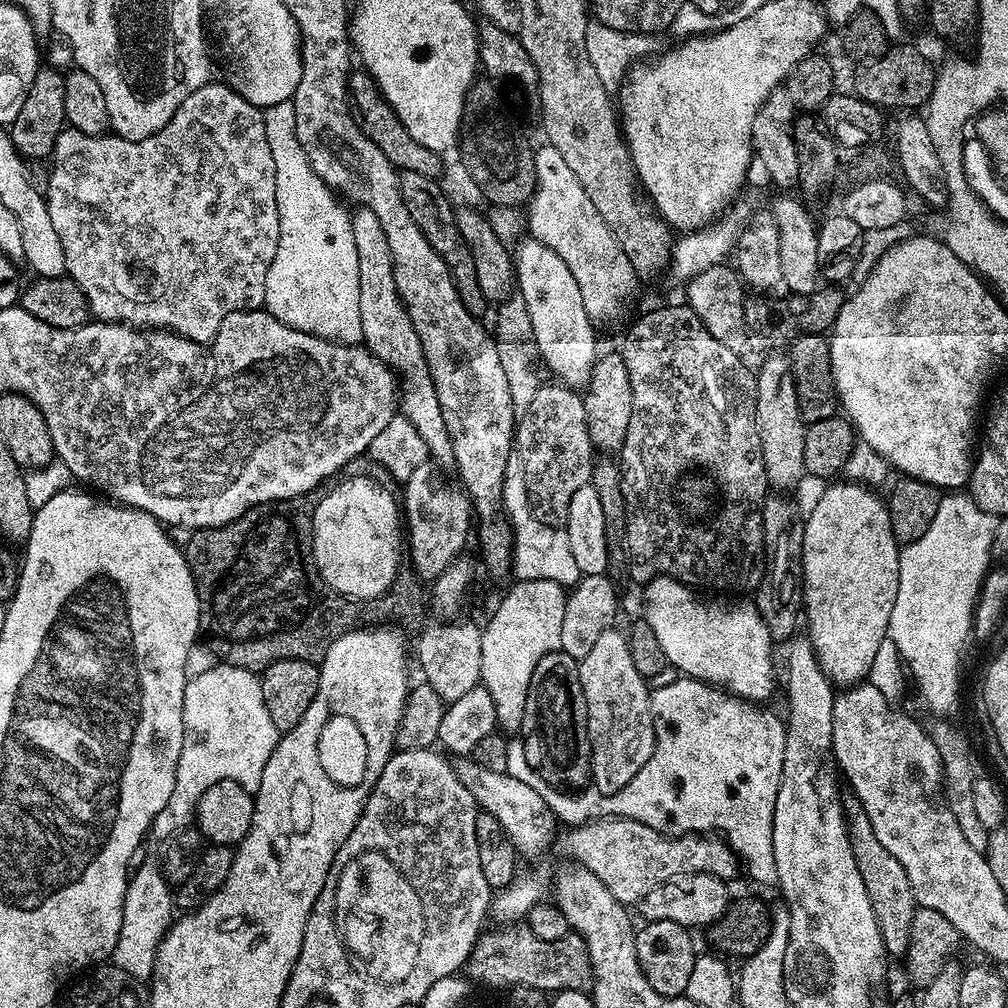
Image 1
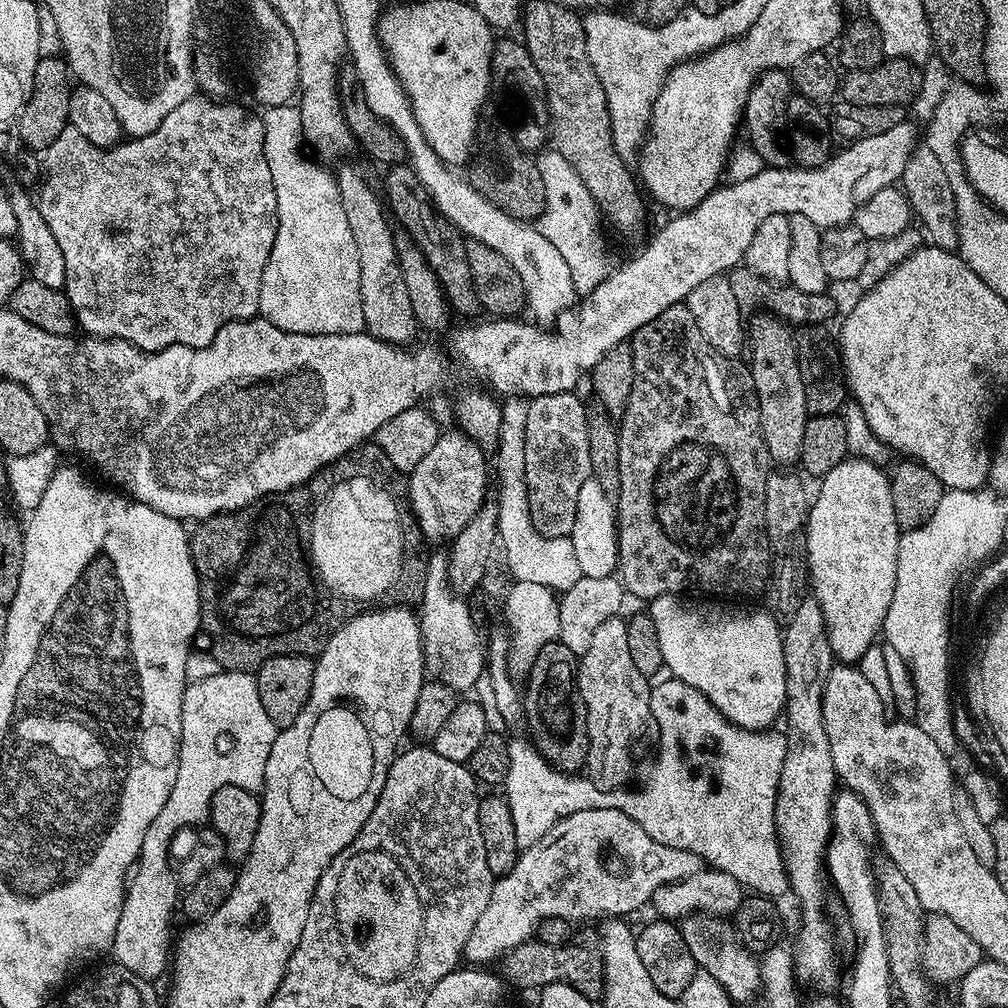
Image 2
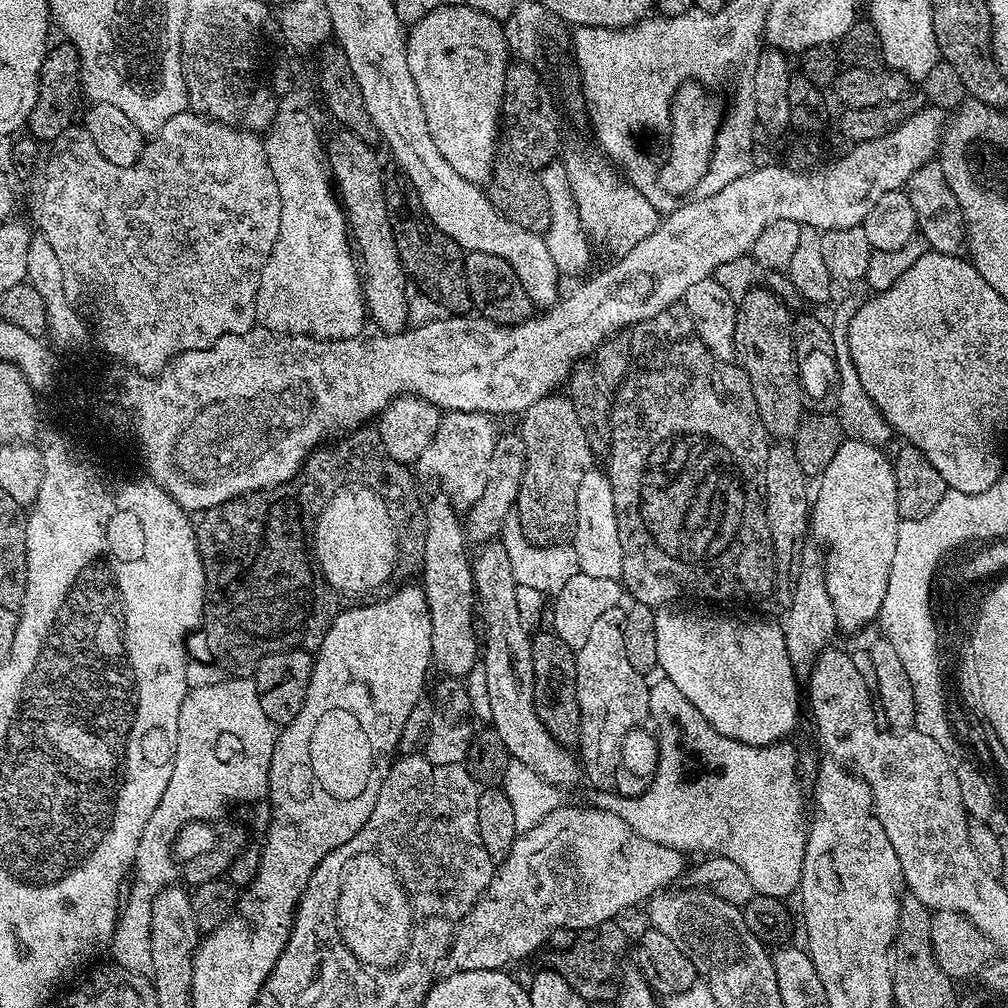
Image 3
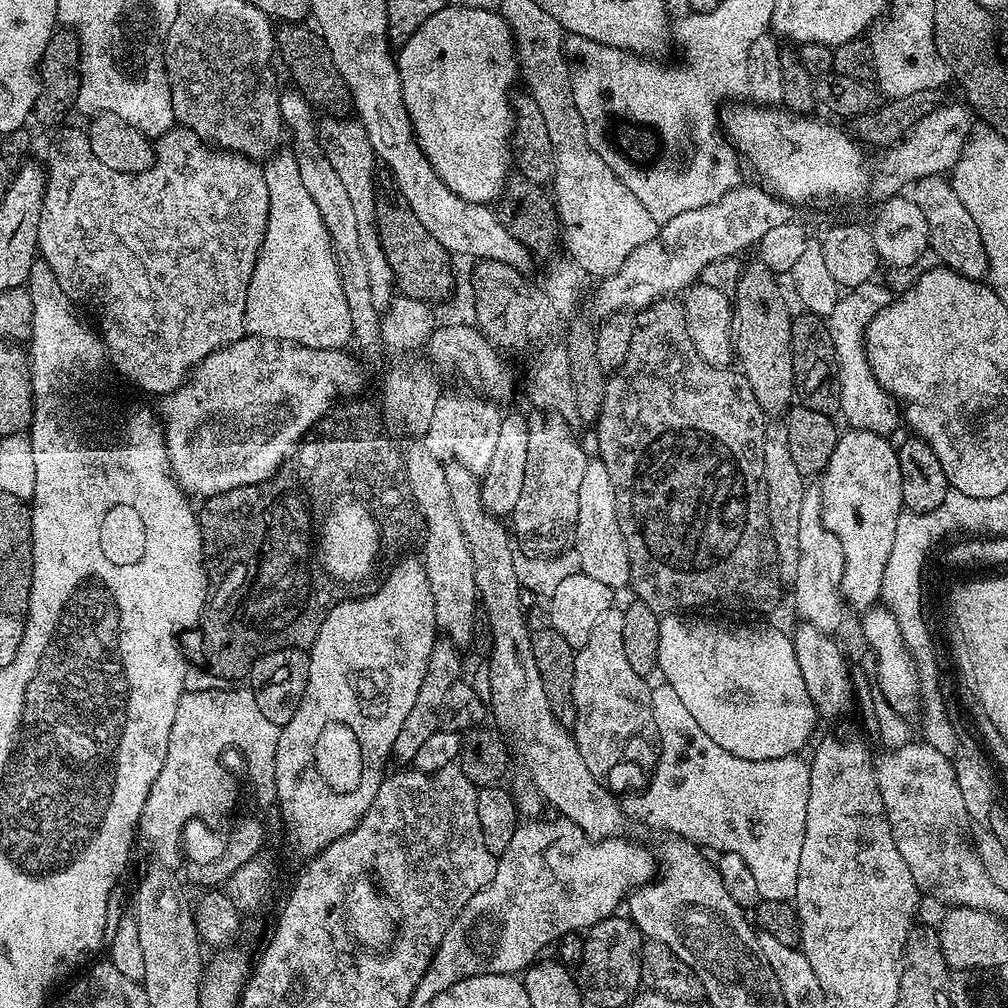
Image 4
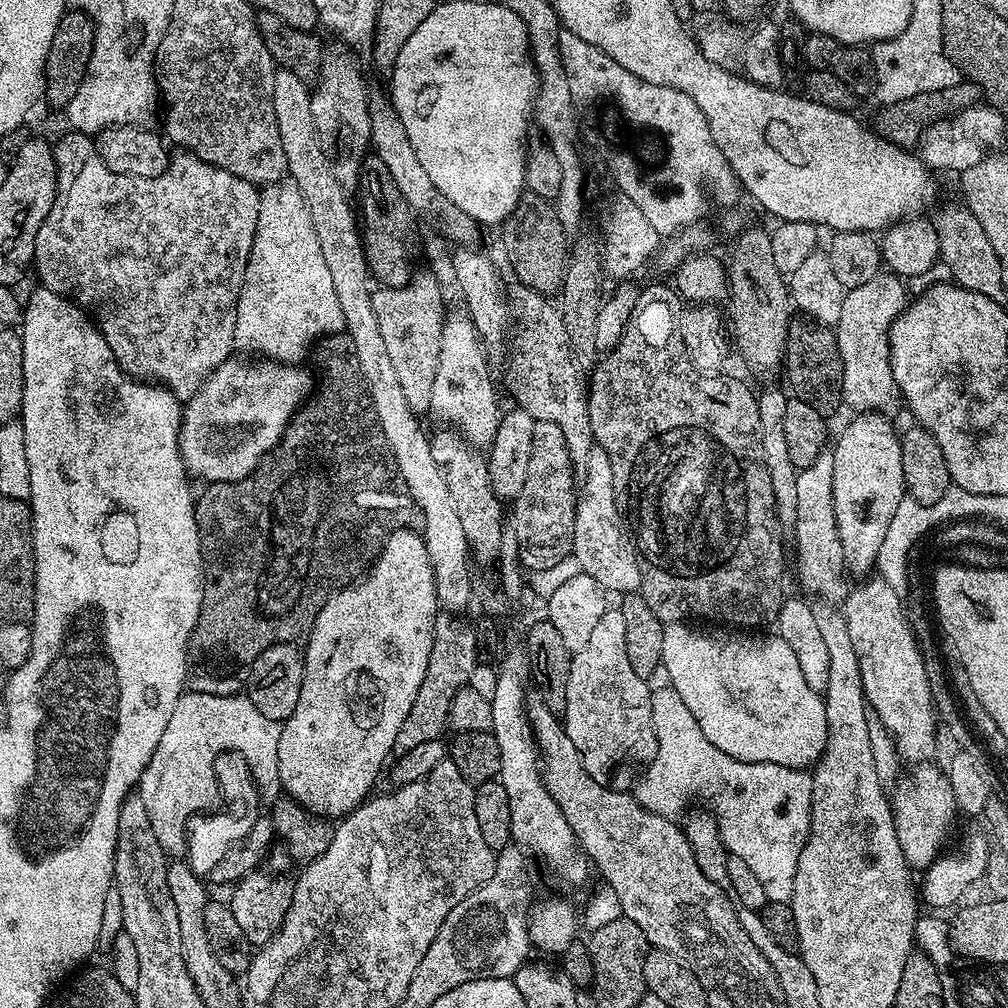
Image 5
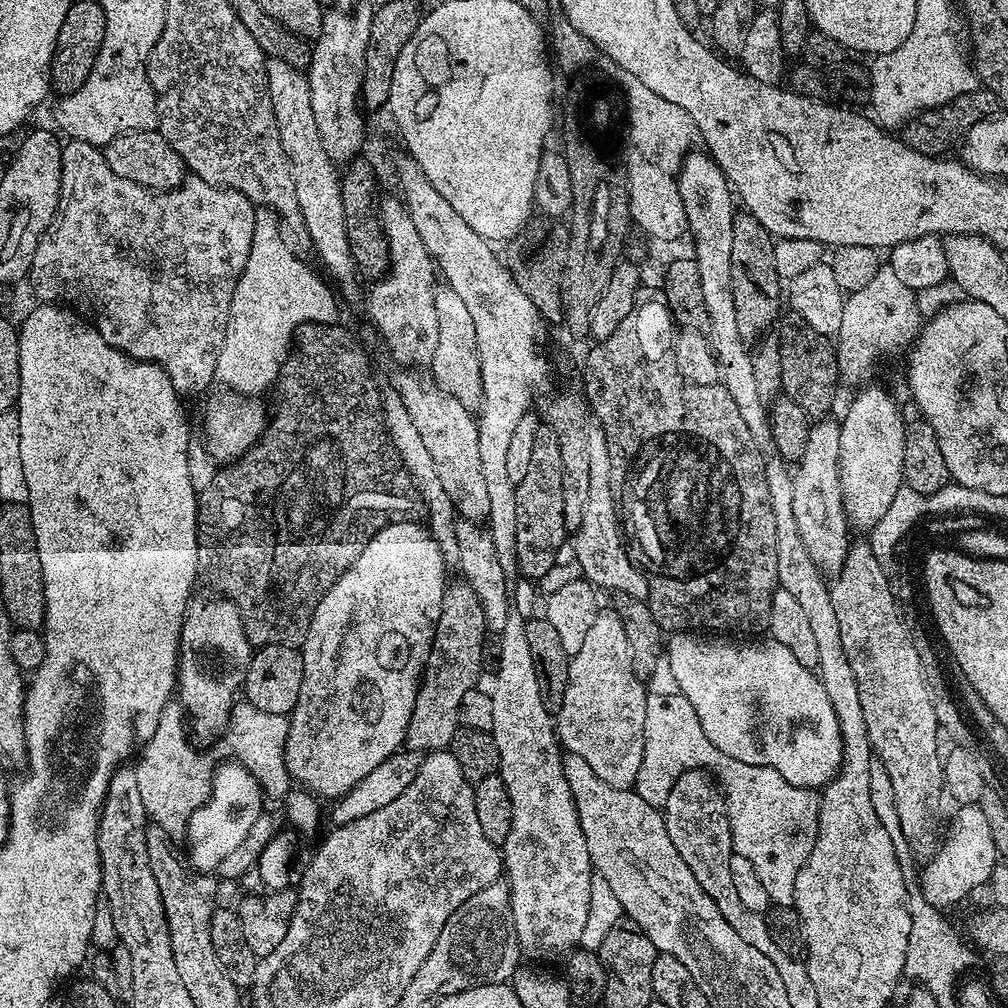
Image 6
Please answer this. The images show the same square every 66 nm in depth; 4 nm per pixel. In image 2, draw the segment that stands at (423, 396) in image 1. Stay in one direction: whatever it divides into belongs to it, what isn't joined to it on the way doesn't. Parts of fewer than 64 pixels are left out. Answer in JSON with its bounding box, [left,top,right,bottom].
[334,163,418,345]

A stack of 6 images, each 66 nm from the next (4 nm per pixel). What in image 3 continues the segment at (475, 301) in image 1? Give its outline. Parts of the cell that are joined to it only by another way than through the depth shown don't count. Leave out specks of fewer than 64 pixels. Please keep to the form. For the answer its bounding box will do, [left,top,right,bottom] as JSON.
[383,171,473,316]

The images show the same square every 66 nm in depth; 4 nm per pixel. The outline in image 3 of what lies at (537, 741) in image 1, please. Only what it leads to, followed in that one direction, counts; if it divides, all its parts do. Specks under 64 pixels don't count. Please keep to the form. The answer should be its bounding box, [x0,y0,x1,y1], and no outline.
[532,632,582,746]

